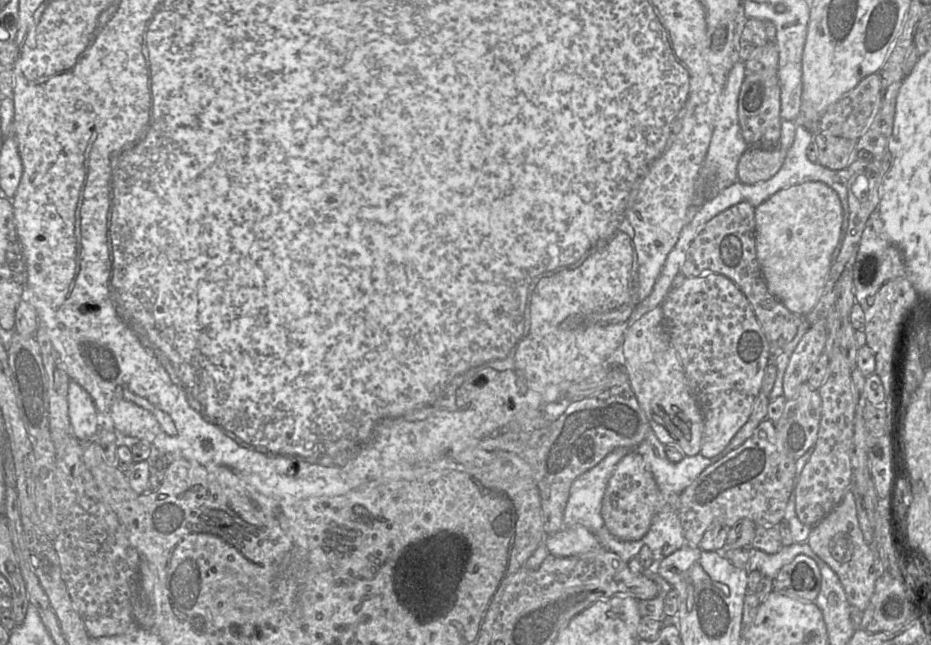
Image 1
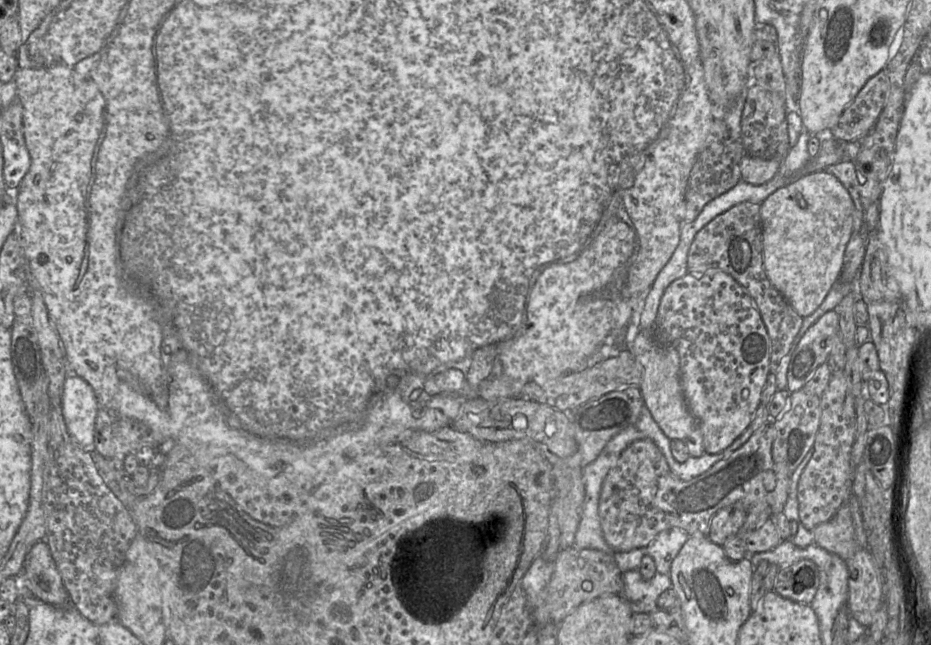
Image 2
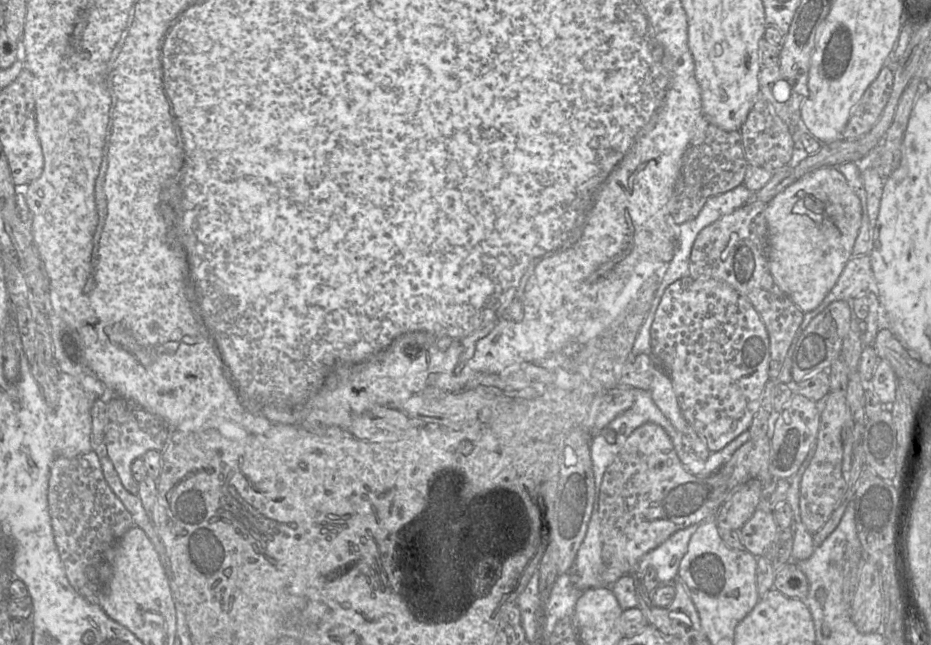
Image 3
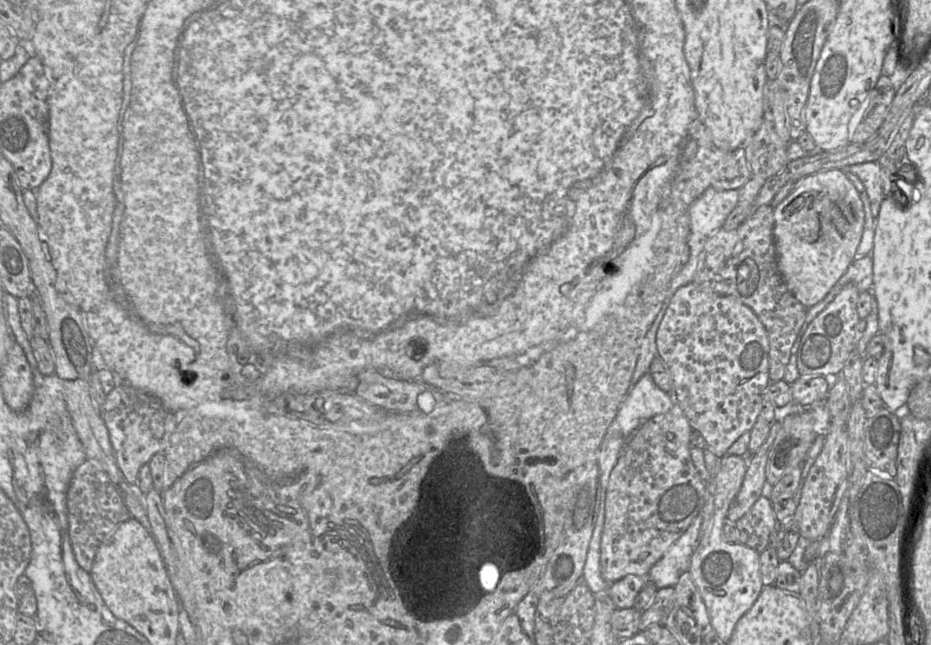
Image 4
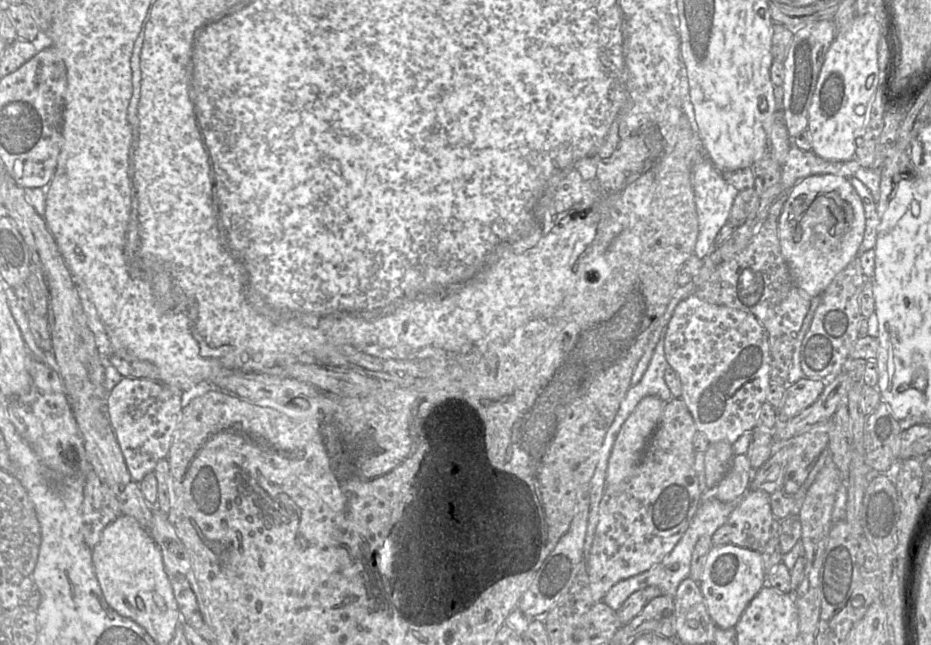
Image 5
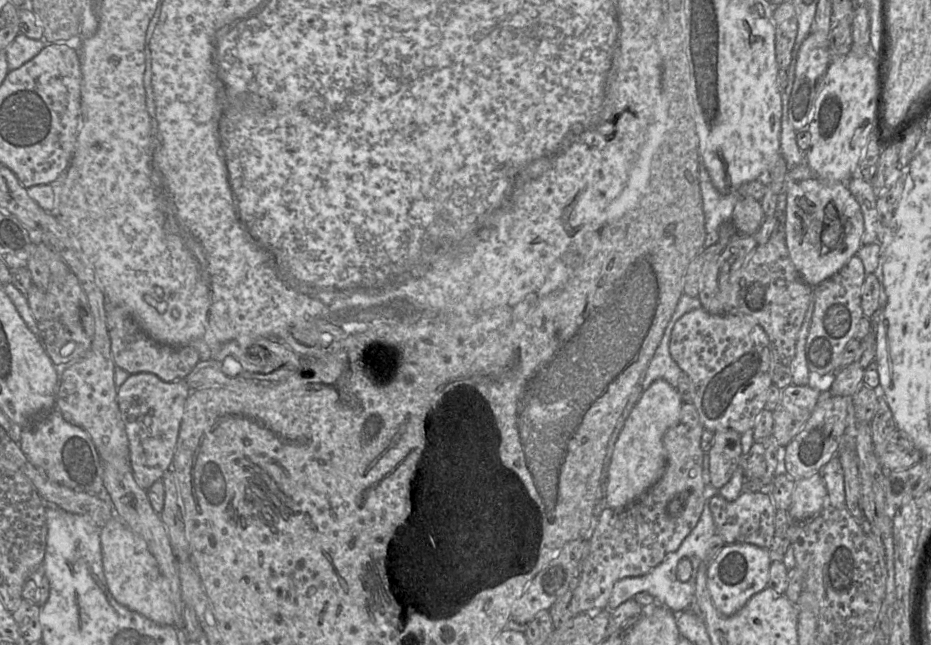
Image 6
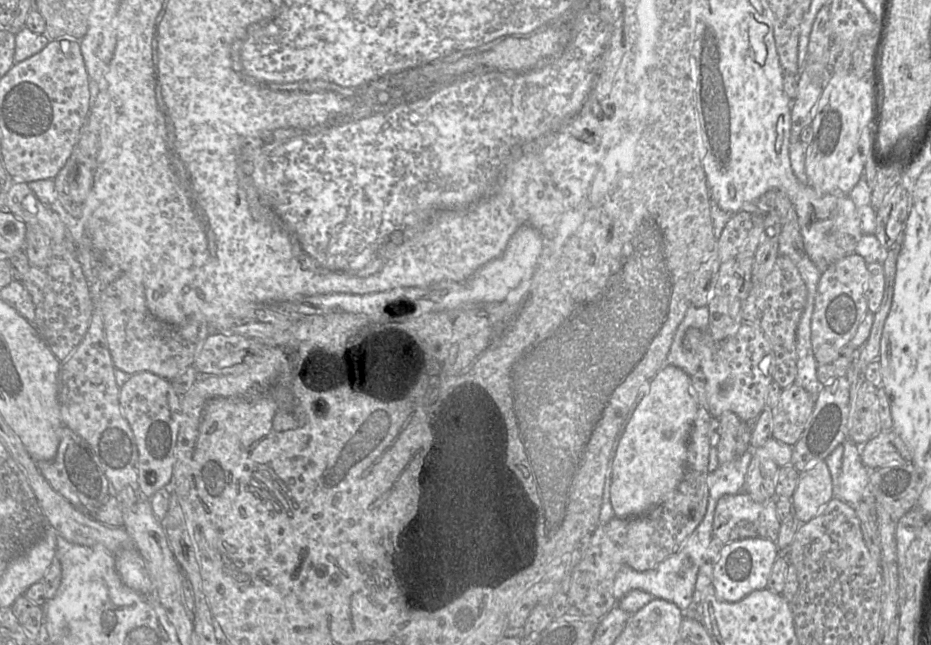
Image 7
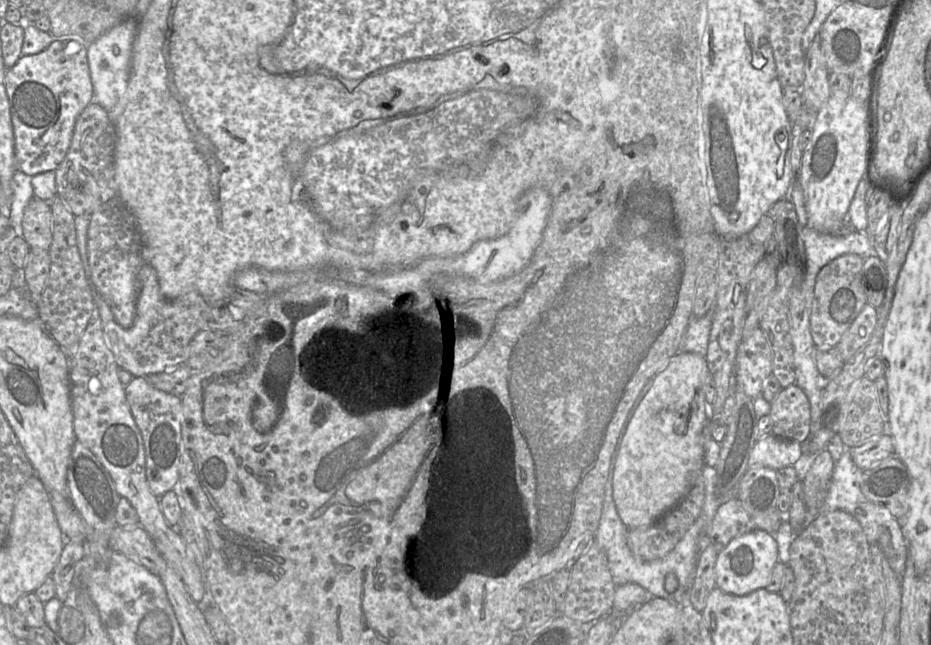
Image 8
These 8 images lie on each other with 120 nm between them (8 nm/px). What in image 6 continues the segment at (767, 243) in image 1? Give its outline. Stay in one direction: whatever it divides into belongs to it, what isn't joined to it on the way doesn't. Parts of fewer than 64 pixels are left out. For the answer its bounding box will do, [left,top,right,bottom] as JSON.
[784,177,863,287]

